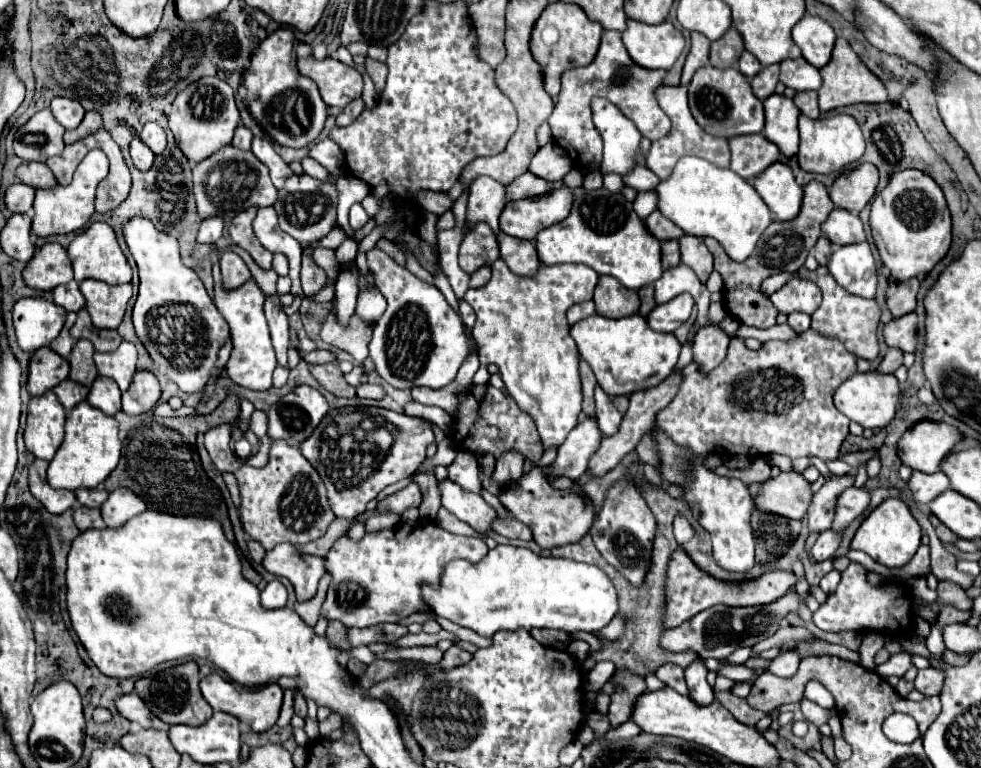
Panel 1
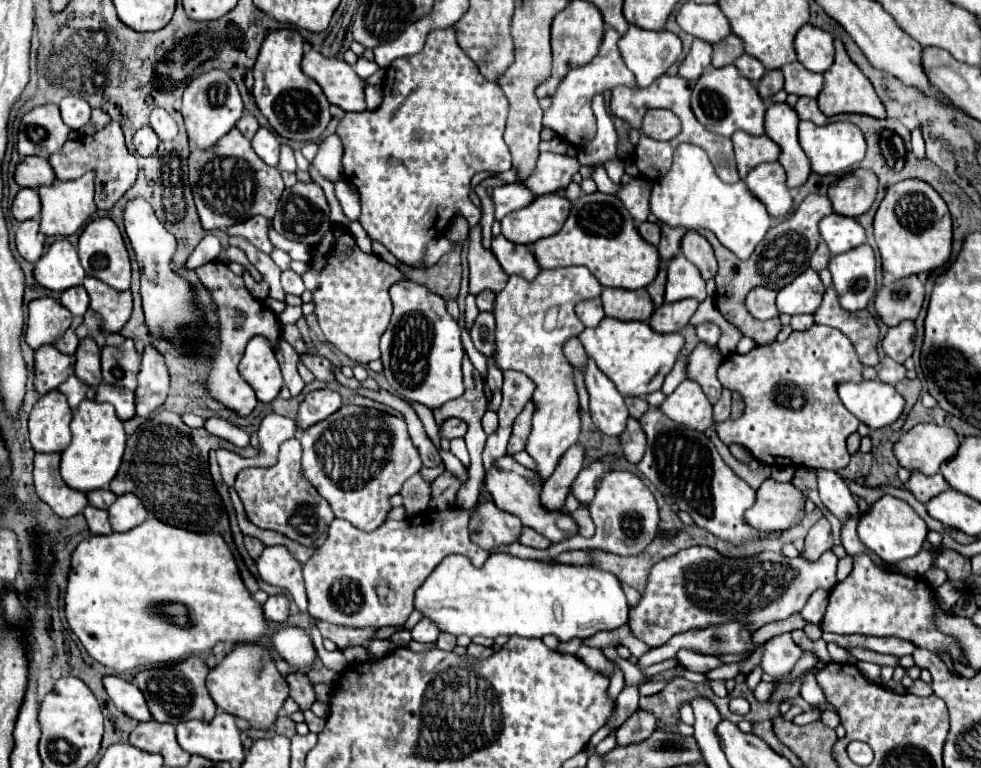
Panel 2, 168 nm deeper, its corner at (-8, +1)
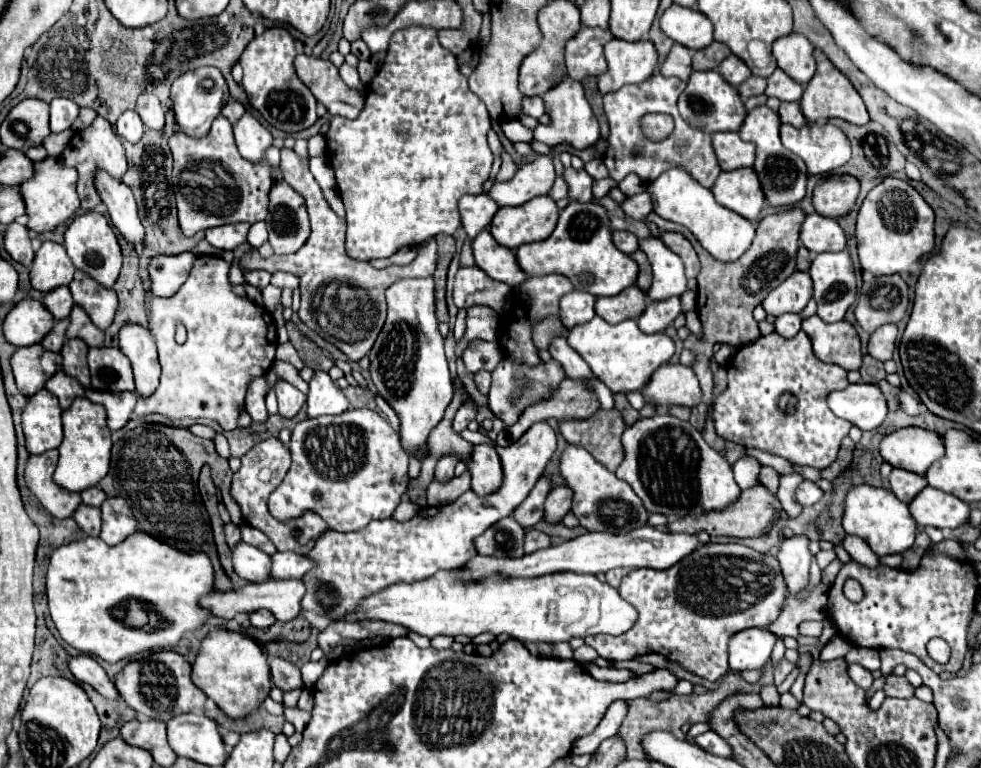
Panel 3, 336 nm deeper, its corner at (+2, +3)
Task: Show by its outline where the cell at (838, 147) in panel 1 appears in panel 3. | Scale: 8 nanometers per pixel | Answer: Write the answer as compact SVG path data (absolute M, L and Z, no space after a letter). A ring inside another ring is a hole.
M806 123L796 129L780 127L782 145L804 159L810 175L830 173L850 159L848 137L830 123Z

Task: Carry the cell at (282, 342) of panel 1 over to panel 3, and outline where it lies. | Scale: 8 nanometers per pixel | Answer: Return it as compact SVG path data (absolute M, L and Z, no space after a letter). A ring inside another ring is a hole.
M278 379L274 385L274 391L278 395L278 413L286 419L292 419L298 415L302 405L306 403L306 395L300 393L294 385L290 385L284 379Z

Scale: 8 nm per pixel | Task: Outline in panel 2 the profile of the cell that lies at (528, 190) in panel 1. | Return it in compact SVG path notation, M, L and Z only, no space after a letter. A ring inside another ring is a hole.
M506 183L494 187L492 199L496 203L496 219L500 221L504 215L530 205L536 199L536 195L522 183Z

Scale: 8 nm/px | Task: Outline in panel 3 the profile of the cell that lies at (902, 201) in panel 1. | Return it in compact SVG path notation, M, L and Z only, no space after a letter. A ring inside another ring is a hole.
M884 179L864 199L856 219L858 261L872 275L904 273L922 255L934 249L934 211L922 195L902 179Z

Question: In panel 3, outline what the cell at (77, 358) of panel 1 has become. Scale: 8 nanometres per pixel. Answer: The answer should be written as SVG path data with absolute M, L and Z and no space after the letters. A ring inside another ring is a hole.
M68 339L62 349L62 369L78 379L84 389L90 389L90 373L86 367L86 355L88 355L88 345L82 343L82 339Z

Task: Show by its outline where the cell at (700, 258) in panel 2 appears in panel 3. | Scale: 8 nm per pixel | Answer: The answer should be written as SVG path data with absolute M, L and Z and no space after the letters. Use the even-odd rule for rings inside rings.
M662 233L660 239L664 241L664 245L666 245L670 251L674 251L674 253L682 259L682 263L684 263L684 267L686 267L686 277L688 277L688 279L696 277L698 271L700 271L700 261L698 261L698 255L696 255L696 251L692 249L690 241L688 241L684 235L680 235L680 233Z

